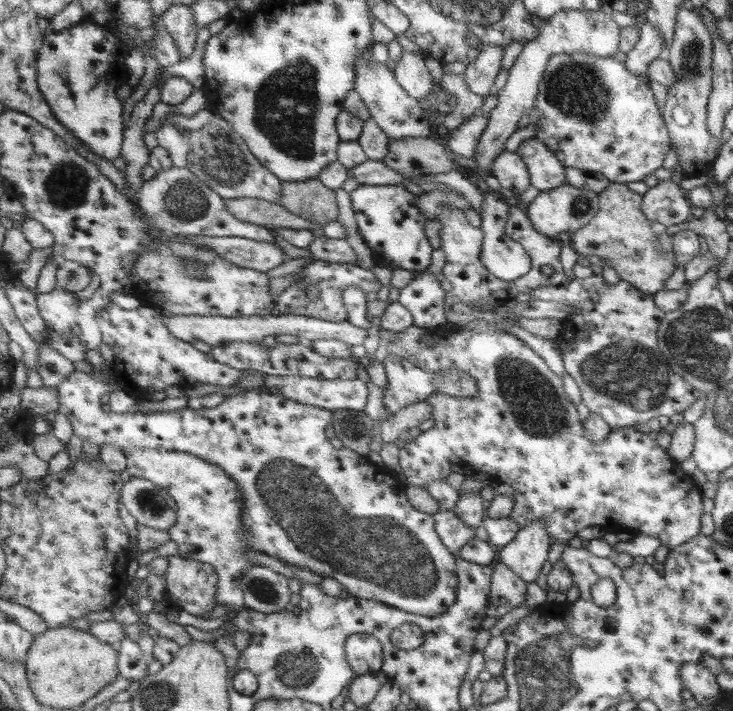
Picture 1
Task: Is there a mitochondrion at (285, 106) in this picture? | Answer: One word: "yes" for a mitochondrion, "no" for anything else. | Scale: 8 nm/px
yes

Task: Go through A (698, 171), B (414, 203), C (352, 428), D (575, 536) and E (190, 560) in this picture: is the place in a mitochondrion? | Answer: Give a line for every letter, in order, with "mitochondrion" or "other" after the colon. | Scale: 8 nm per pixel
A: other
B: other
C: mitochondrion
D: other
E: other

